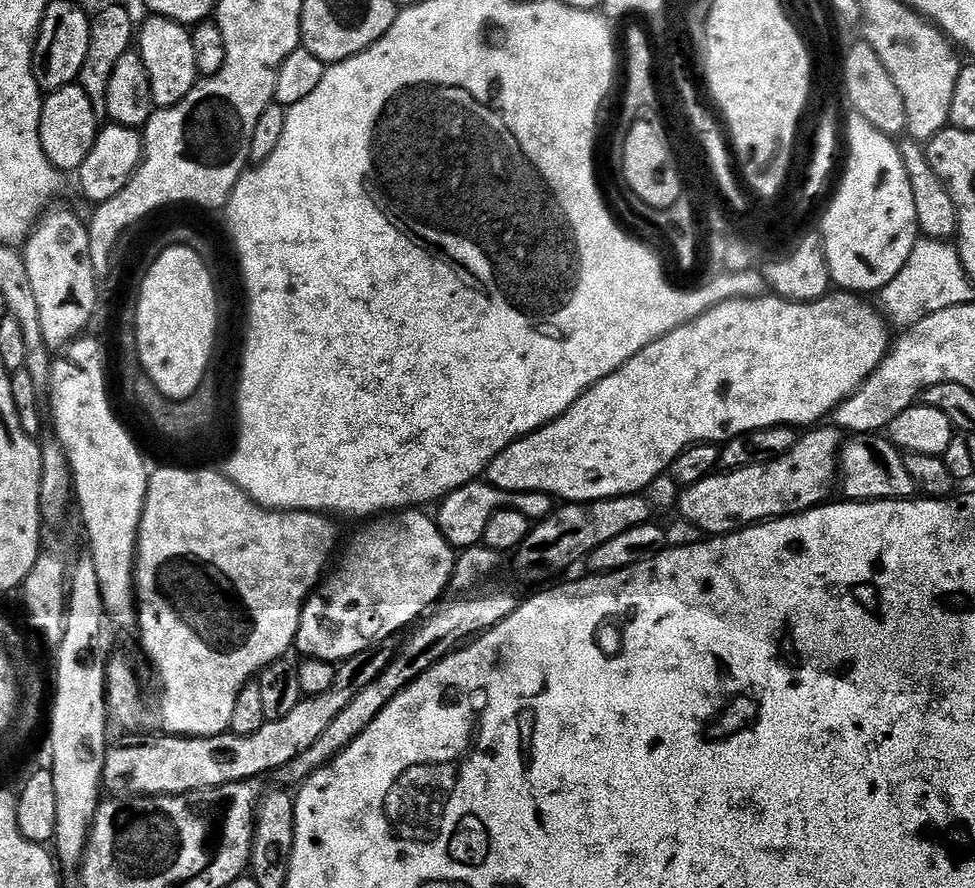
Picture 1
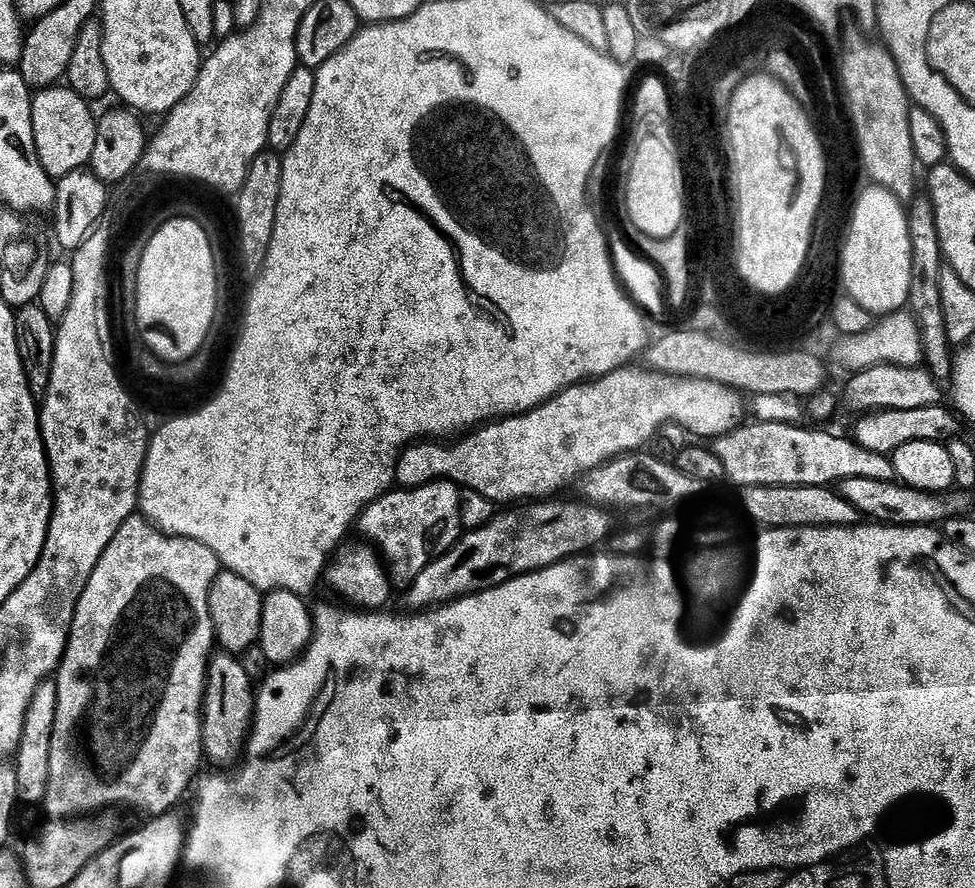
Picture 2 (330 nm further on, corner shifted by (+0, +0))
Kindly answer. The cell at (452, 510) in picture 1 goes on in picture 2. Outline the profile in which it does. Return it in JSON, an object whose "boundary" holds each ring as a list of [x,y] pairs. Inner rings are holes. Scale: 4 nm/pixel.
{"boundary":[[[438,480],[420,488],[389,490],[360,513],[358,529],[368,539],[365,541],[378,549],[391,579],[397,585],[411,585],[430,561],[437,556],[445,556],[460,541],[460,494],[461,489],[451,480]]]}

